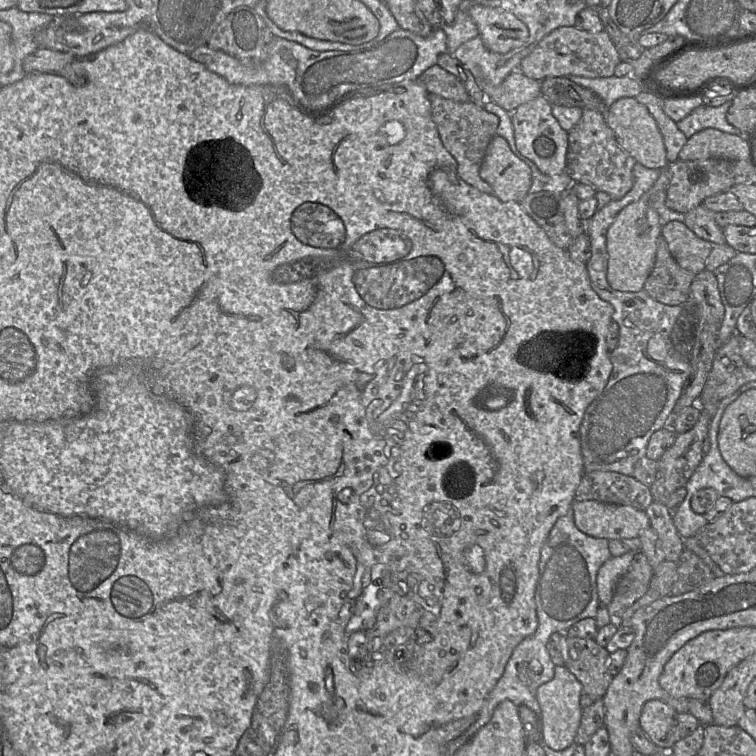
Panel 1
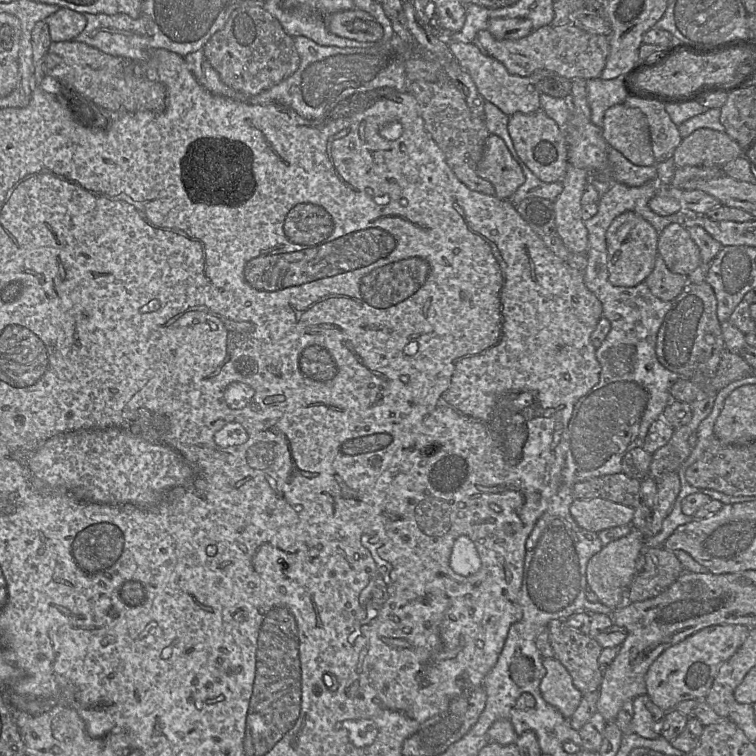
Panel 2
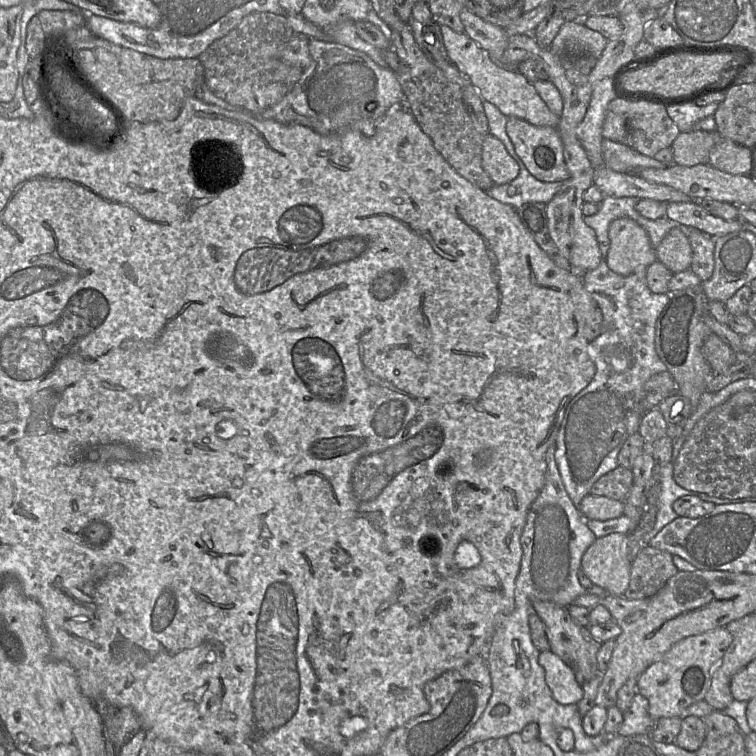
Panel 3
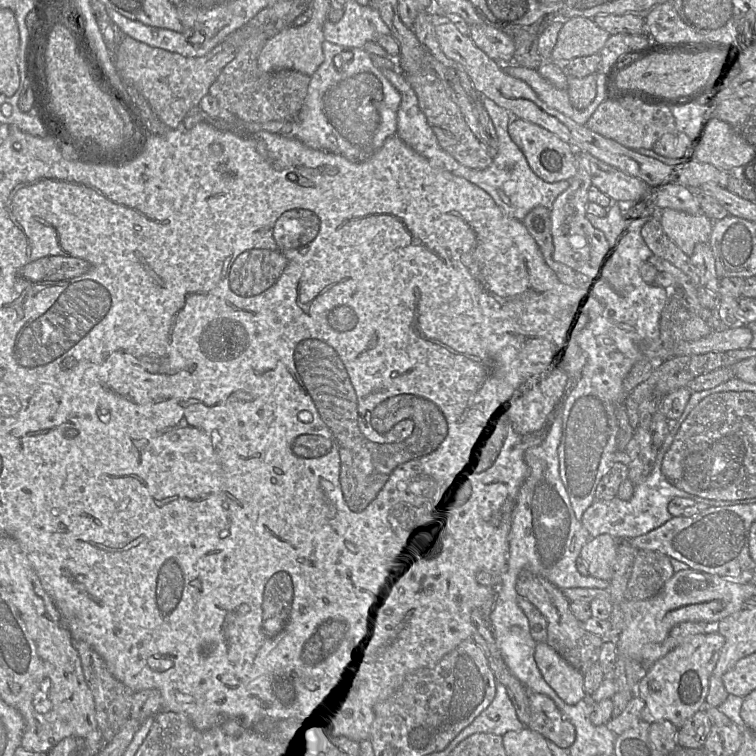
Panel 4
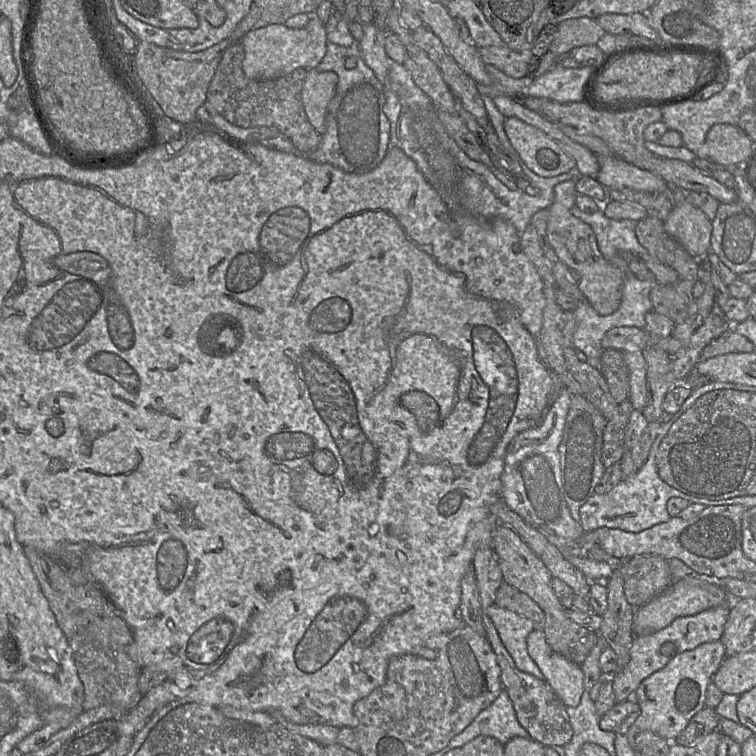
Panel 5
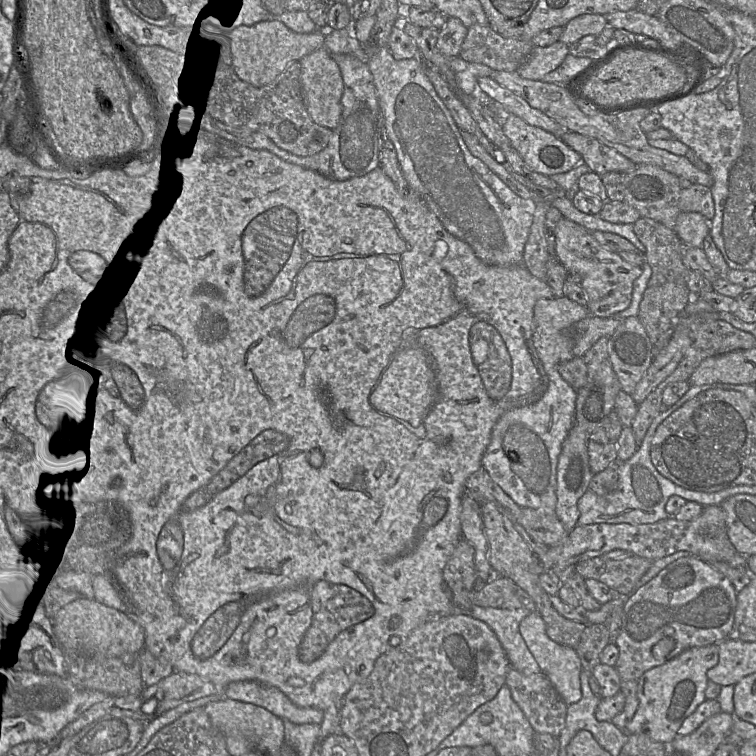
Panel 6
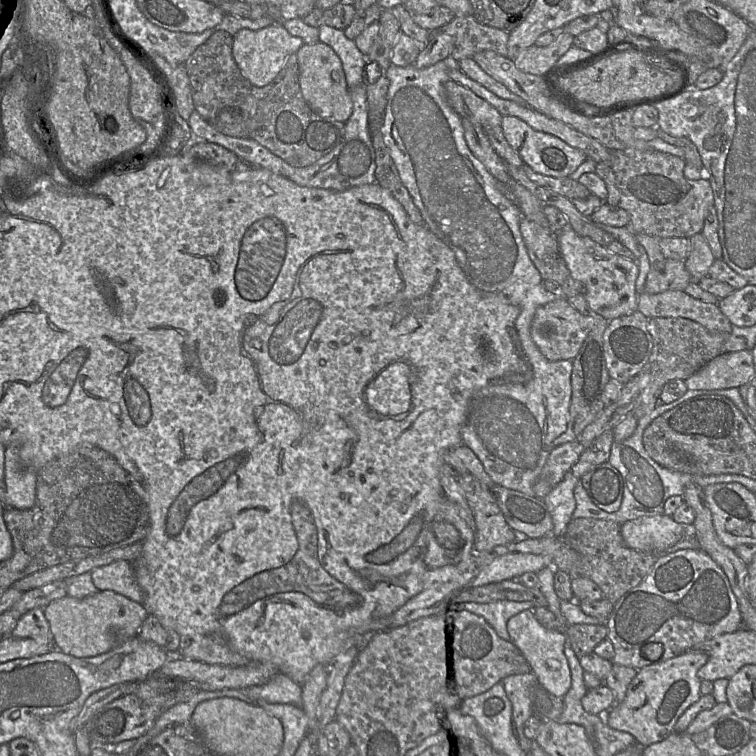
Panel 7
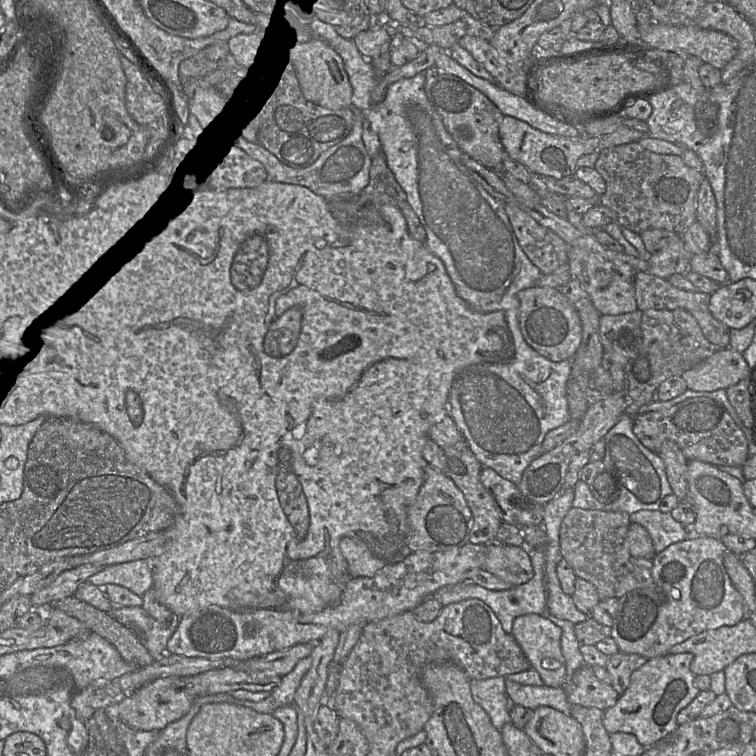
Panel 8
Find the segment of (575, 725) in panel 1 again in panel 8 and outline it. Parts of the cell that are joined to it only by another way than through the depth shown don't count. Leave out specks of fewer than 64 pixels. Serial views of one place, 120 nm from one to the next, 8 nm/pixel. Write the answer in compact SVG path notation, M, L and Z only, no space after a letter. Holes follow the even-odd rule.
M525 614L513 622L512 636L544 684L553 688L564 687L567 681L566 663L561 651L561 634L562 630L542 615Z

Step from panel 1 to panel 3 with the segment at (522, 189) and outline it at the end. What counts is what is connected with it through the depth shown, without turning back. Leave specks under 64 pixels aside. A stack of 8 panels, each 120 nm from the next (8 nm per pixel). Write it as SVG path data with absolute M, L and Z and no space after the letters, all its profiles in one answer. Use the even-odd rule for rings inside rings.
M487 134L483 140L482 166L495 184L506 184L519 174L519 166L501 140Z

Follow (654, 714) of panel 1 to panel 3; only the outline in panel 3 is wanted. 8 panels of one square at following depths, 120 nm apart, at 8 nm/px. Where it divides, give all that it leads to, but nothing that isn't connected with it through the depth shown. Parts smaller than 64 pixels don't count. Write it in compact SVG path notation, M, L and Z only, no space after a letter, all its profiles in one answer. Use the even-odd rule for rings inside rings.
M637 693L631 706L623 714L623 722L618 730L624 737L636 734L650 734L656 720L649 714L649 701L643 695Z

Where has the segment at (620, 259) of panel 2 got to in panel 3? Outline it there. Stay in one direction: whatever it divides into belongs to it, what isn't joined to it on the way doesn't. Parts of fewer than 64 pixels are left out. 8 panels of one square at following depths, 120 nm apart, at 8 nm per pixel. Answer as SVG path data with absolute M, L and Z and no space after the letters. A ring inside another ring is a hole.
M620 217L609 226L610 247L607 265L615 273L628 276L639 267L648 267L657 261L645 229L629 217Z

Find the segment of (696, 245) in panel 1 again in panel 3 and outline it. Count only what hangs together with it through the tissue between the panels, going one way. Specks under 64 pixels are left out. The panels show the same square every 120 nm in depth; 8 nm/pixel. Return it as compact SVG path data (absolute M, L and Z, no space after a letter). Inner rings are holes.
M676 226L672 228L661 240L660 244L656 248L656 256L657 260L660 261L663 265L665 265L673 274L681 271L688 270L691 266L692 262L692 248L689 243L689 238L686 234L686 229L695 229L695 228L682 228L680 226Z

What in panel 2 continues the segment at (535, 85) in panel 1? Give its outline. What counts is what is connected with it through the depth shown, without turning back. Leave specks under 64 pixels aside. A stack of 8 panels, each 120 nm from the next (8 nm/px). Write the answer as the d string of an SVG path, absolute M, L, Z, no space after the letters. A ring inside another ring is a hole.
M449 42L448 46L461 67L469 73L484 99L505 114L511 116L517 112L533 113L541 109L541 93L529 77L511 74L501 62L484 53L475 43Z

